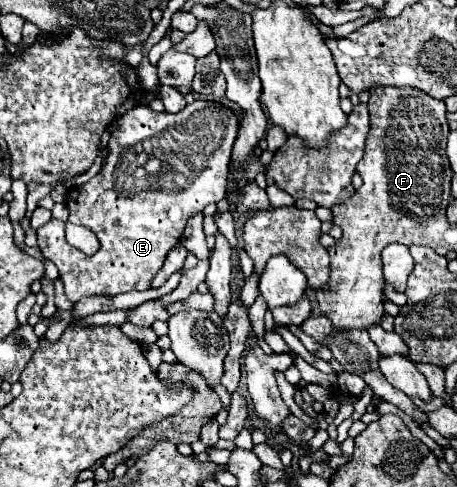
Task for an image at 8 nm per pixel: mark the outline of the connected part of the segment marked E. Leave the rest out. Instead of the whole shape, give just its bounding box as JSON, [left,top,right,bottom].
[38,101,240,301]

